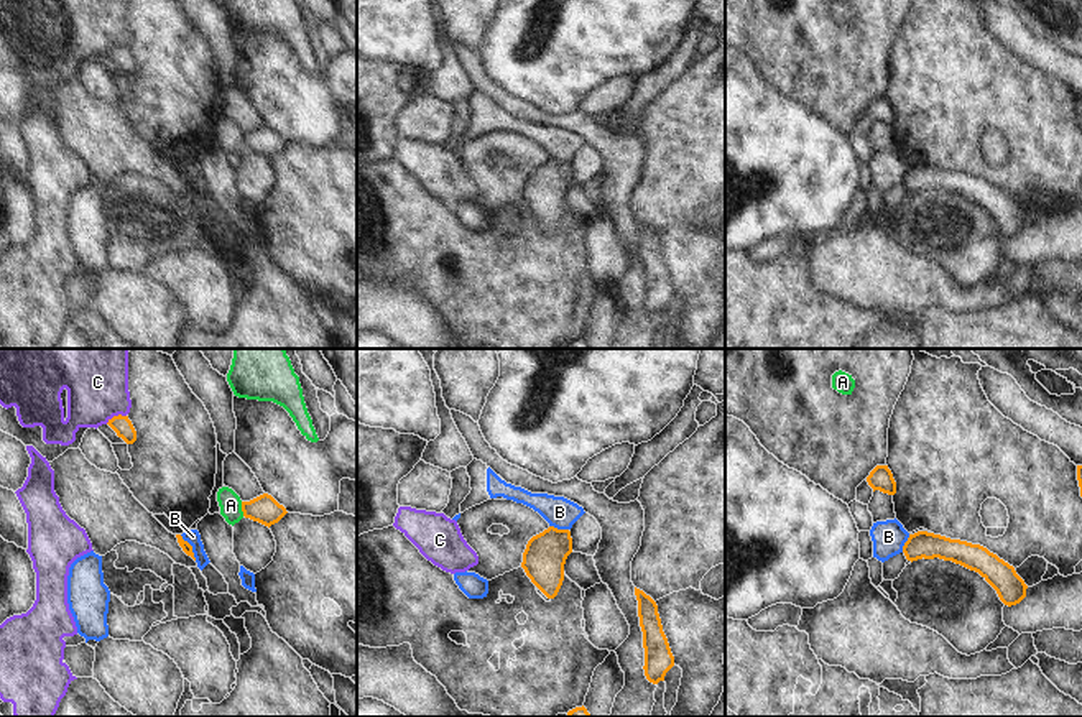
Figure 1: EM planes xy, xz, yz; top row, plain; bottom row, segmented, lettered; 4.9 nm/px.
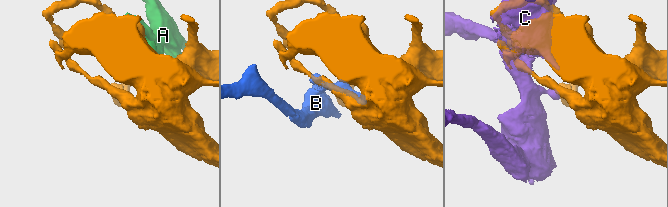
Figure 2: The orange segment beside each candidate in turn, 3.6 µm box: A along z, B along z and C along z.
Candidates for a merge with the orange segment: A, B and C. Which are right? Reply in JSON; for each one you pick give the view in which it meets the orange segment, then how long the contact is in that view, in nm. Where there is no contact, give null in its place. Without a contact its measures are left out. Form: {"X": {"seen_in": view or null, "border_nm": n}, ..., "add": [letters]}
{"add": []}

